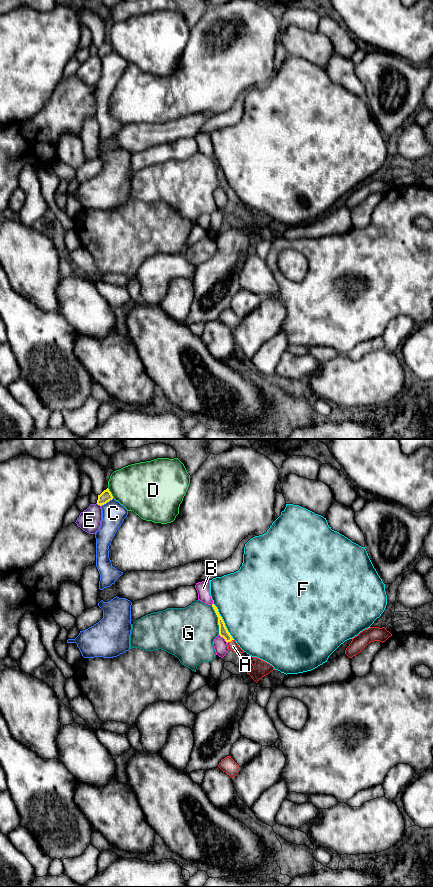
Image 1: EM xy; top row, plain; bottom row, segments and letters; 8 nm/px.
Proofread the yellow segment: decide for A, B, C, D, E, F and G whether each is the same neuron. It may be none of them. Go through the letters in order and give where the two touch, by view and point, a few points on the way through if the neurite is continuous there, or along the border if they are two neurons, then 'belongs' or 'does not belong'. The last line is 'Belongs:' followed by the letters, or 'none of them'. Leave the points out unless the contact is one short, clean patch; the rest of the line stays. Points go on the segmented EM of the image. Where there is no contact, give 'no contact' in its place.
A: meets yellow in xy at (230, 641); runs through xy (223, 632), (230, 641), (233, 646); belongs
B: meets yellow in xy at (223, 637); does not belong
C: meets yellow in xy at (107, 501); does not belong
D: meets yellow in xy at (110, 493); does not belong
E: meets yellow in xy at (98, 504); does not belong
F: meets yellow in xy at (223, 621); does not belong
G: meets yellow in xy at (218, 620); does not belong
Belongs: A

